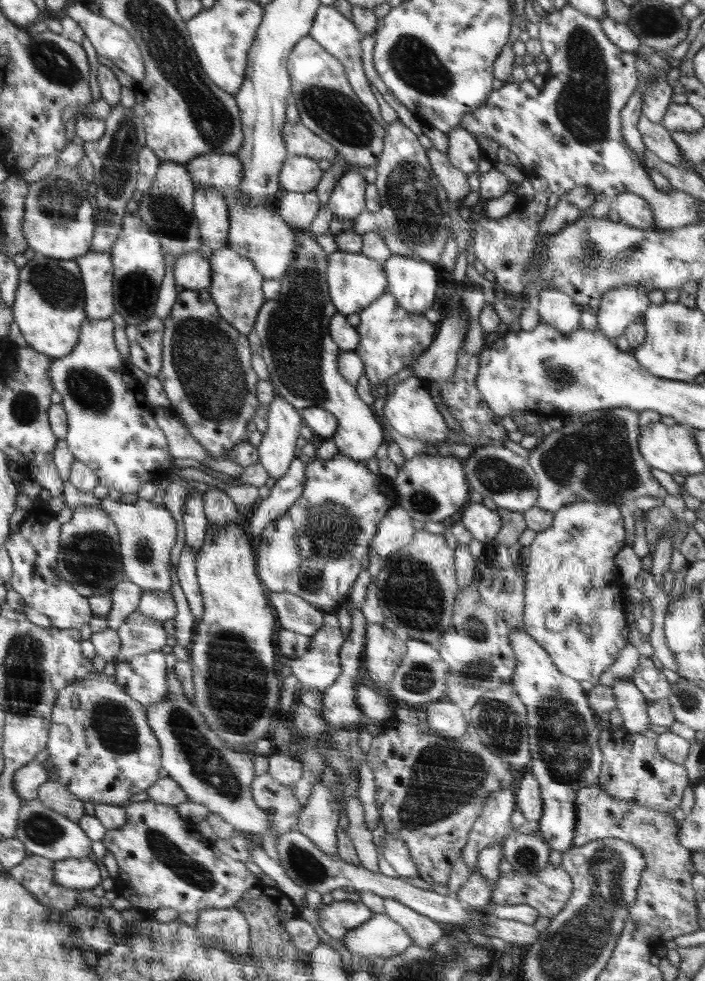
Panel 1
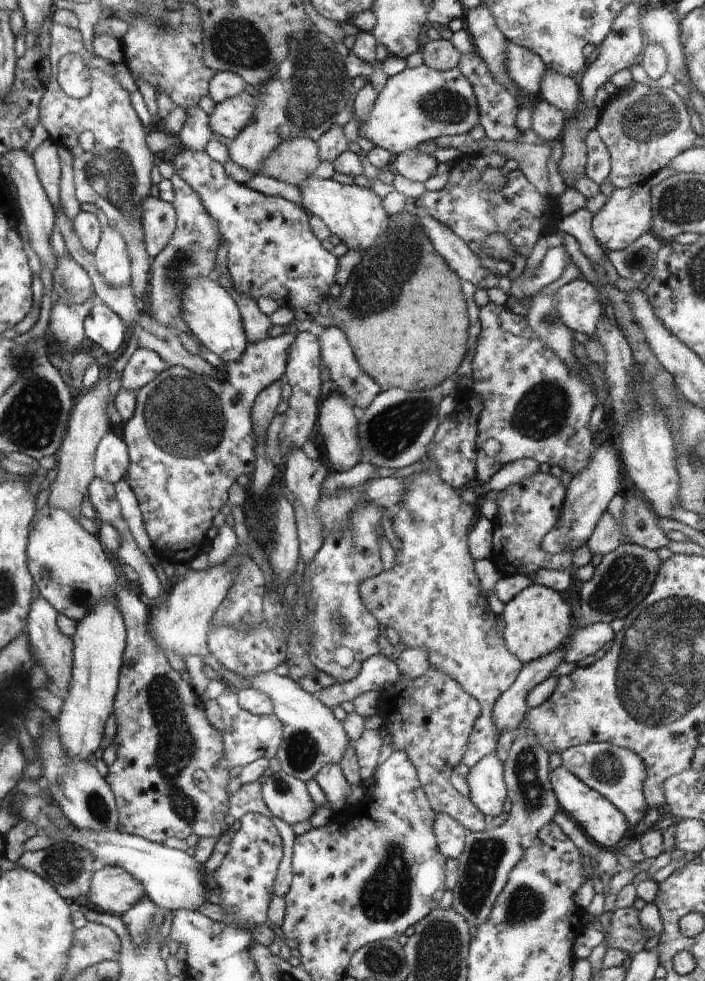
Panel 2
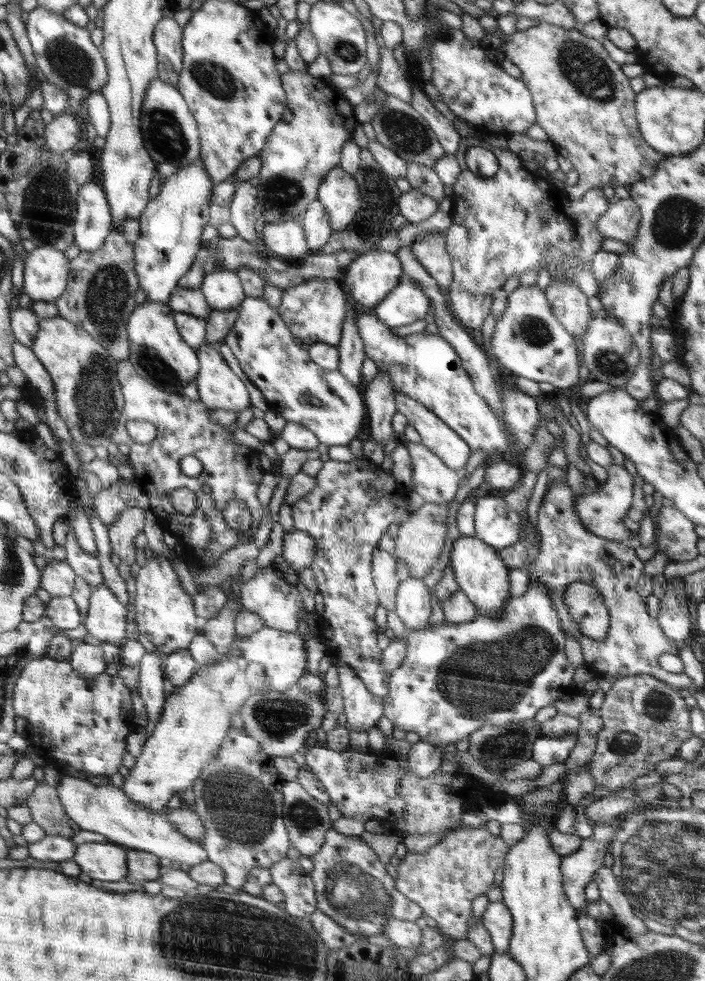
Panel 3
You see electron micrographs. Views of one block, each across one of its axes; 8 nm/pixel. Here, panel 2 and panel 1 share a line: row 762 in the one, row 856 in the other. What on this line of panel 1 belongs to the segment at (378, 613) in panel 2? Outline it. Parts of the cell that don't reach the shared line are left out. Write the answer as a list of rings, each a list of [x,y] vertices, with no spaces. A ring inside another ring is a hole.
[[[505,786],[489,794],[462,850],[462,856],[470,870],[474,871],[482,849],[494,844],[503,844],[513,831],[511,814],[515,808],[514,787]]]

